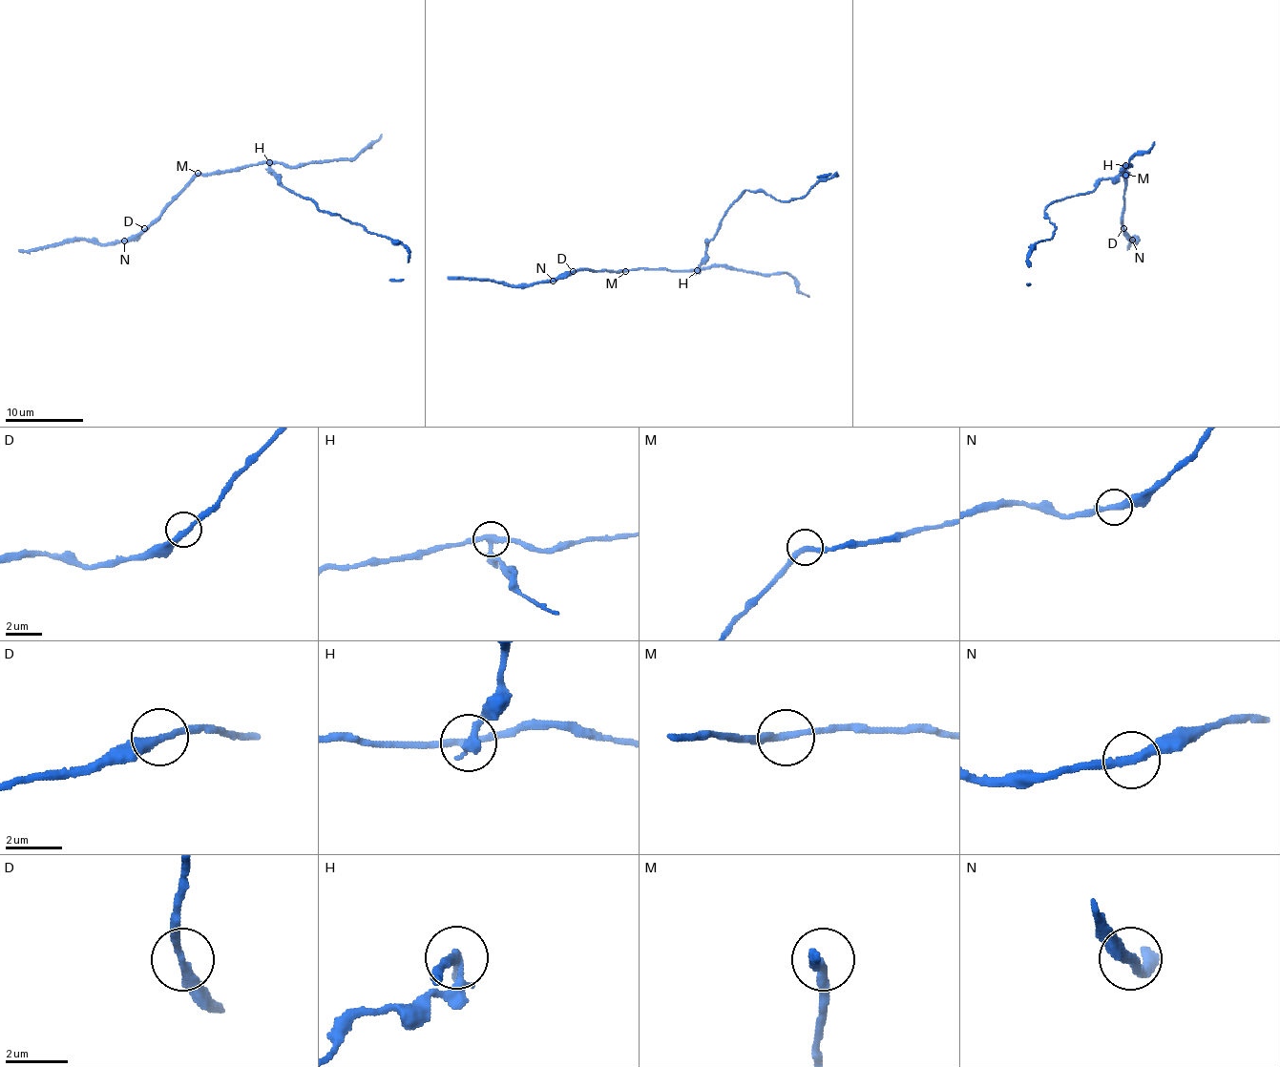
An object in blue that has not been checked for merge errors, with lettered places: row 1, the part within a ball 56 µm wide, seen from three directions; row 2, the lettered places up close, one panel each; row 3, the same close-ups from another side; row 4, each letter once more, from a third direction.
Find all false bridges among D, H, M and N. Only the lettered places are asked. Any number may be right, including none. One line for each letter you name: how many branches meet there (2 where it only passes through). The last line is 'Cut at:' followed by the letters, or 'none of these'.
H: branches 3
Cut at: H

